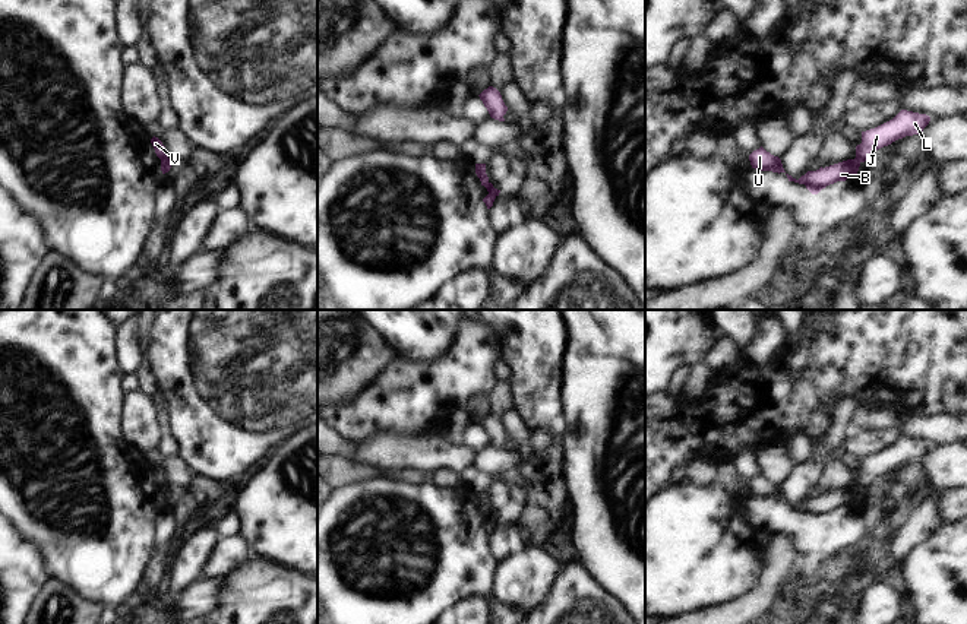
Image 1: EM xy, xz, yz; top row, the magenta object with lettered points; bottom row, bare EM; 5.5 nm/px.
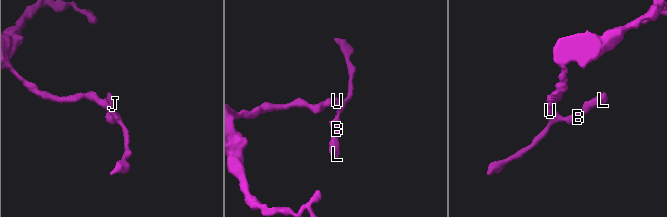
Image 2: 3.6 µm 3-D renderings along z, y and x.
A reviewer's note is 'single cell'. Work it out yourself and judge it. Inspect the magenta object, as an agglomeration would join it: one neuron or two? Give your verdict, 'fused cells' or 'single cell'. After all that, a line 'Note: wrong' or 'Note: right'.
fused cells
Note: wrong

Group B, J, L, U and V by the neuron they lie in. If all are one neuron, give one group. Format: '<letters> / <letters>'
B U / J L V

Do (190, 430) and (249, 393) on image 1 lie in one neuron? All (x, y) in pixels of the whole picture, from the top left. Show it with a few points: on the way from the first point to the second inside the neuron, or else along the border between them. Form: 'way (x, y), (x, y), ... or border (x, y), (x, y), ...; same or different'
way (205, 424), (234, 395); same

